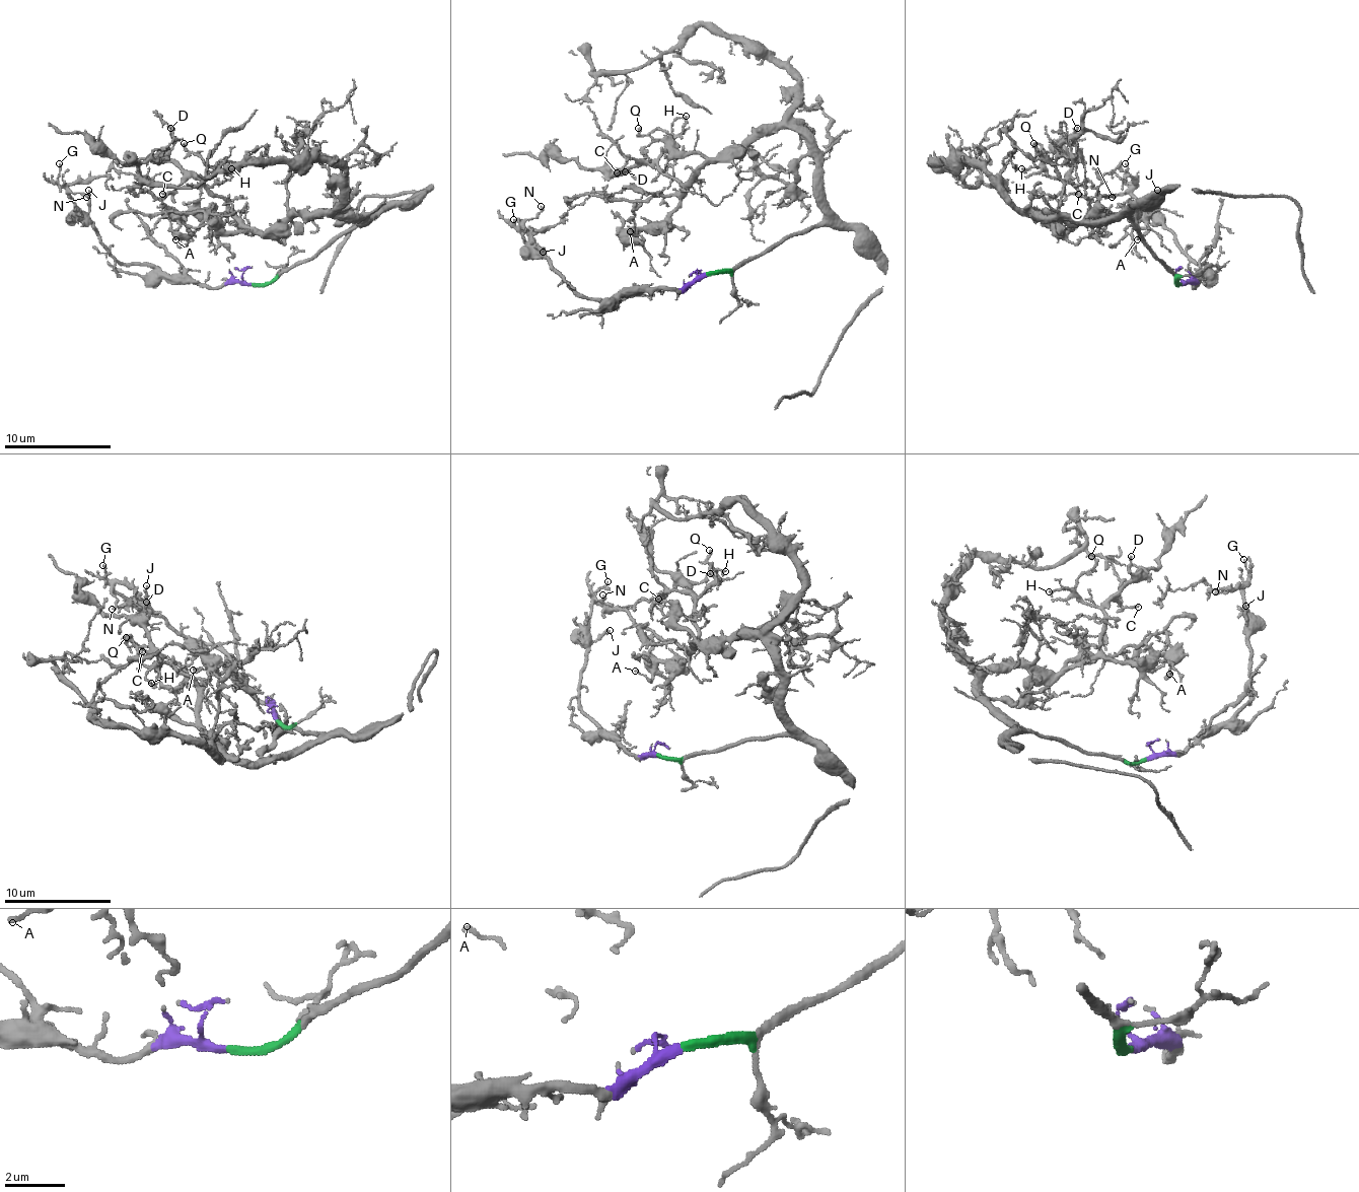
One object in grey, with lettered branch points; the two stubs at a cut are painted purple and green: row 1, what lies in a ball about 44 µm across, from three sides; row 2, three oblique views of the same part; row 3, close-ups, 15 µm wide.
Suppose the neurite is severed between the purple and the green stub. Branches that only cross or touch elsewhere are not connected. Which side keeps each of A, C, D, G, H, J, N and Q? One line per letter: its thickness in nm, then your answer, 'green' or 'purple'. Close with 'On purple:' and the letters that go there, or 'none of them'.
A: 140 nm thick; green
C: 140 nm thick; green
D: 140 nm thick; green
G: 120 nm thick; purple
H: 160 nm thick; green
J: 160 nm thick; purple
N: 170 nm thick; purple
Q: 190 nm thick; green
On purple: G, J, N

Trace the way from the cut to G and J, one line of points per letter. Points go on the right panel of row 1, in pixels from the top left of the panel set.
G: (1181, 285), (1194, 285), (1194, 288), (1204, 264), (1177, 242), (1124, 182), (1124, 162)
J: (1181, 285), (1194, 285), (1194, 288), (1204, 264), (1177, 242), (1164, 224), (1156, 189)

